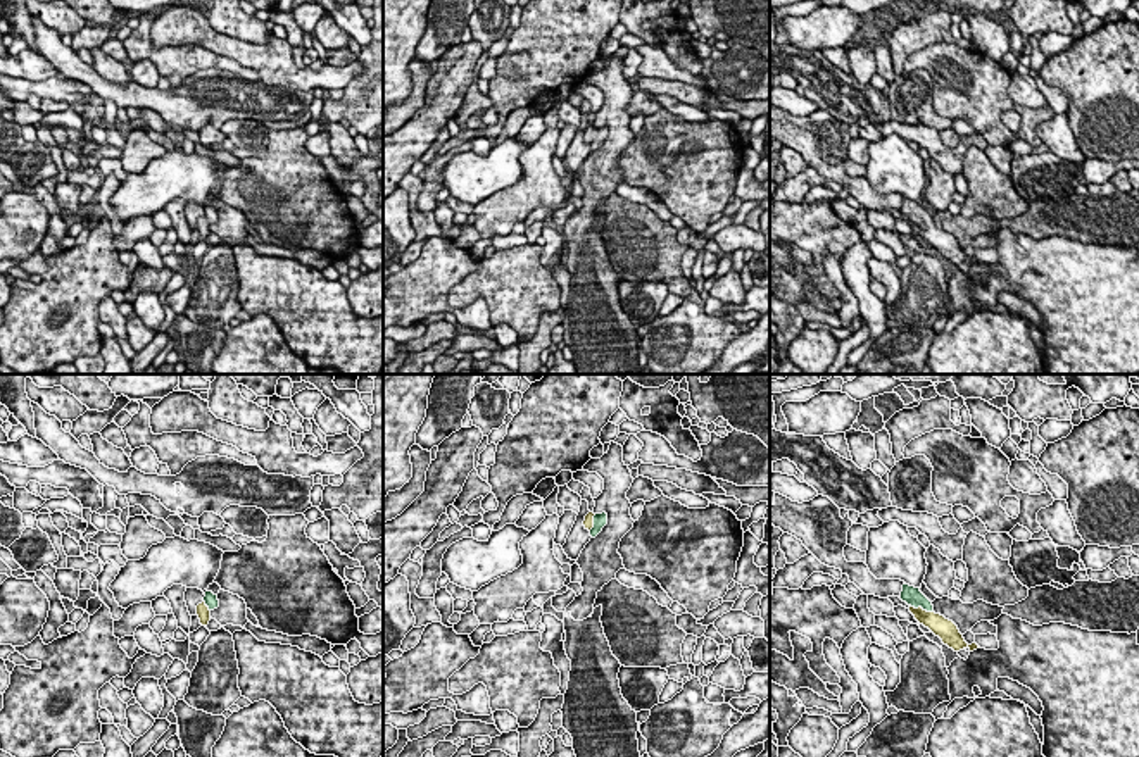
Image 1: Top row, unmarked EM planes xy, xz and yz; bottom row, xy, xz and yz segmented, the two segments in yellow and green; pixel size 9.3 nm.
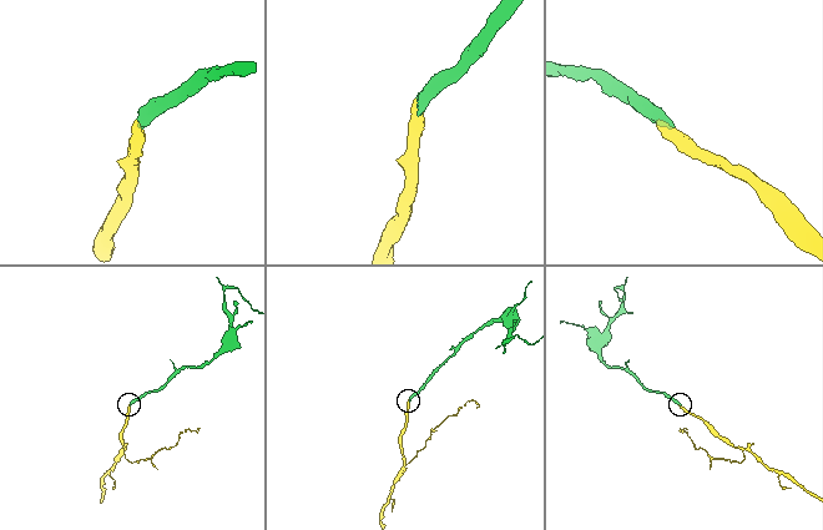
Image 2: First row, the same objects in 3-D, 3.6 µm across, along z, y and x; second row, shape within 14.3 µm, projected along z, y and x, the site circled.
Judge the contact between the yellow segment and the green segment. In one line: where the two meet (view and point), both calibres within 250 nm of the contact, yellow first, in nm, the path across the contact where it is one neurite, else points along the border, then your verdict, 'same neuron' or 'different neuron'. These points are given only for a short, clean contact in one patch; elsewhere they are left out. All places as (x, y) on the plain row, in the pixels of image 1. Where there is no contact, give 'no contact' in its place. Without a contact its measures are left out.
yz (920, 221) | 180/170 nm | across yz (936, 237), (920, 221), (912, 209) | same neuron

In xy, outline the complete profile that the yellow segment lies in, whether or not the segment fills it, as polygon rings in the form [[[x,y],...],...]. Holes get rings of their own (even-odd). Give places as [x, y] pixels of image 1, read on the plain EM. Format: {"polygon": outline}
{"polygon": [[[205,205],[204,216],[197,219],[197,229],[202,240],[207,240],[211,235],[211,226],[219,221],[217,209]]]}

